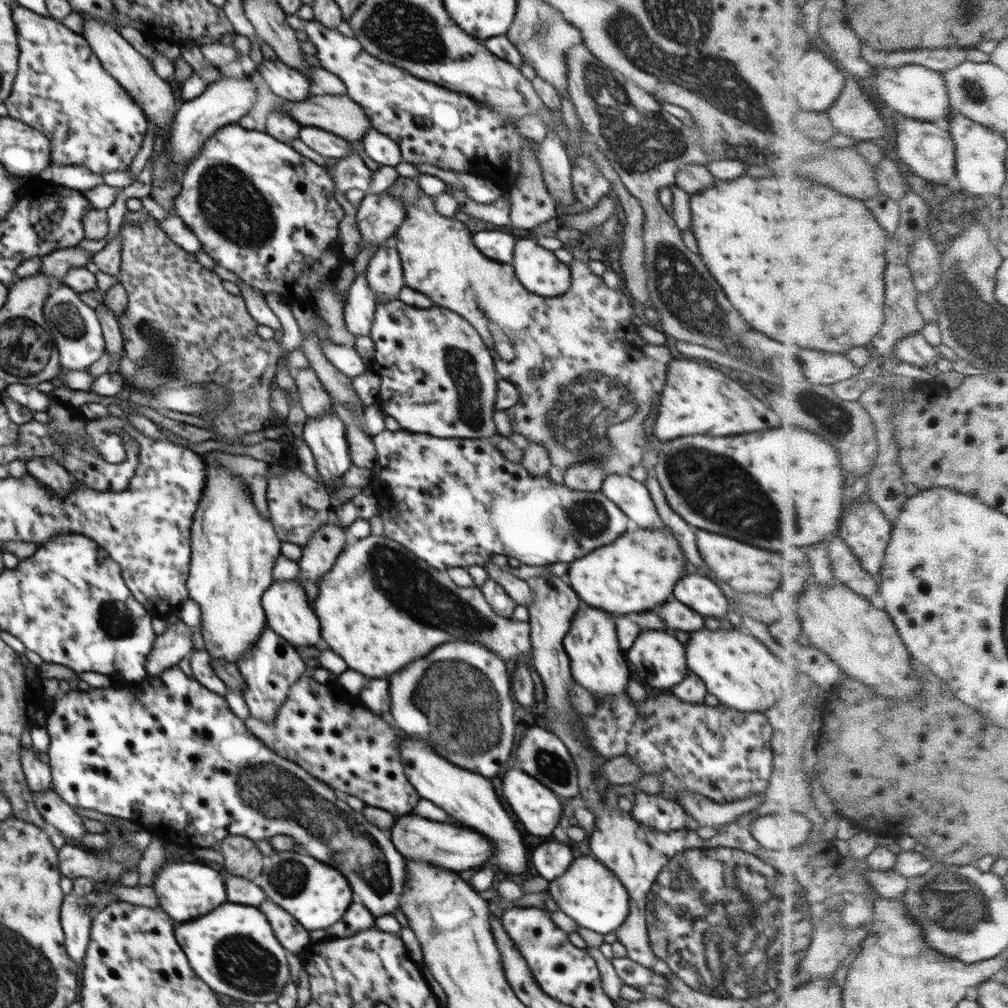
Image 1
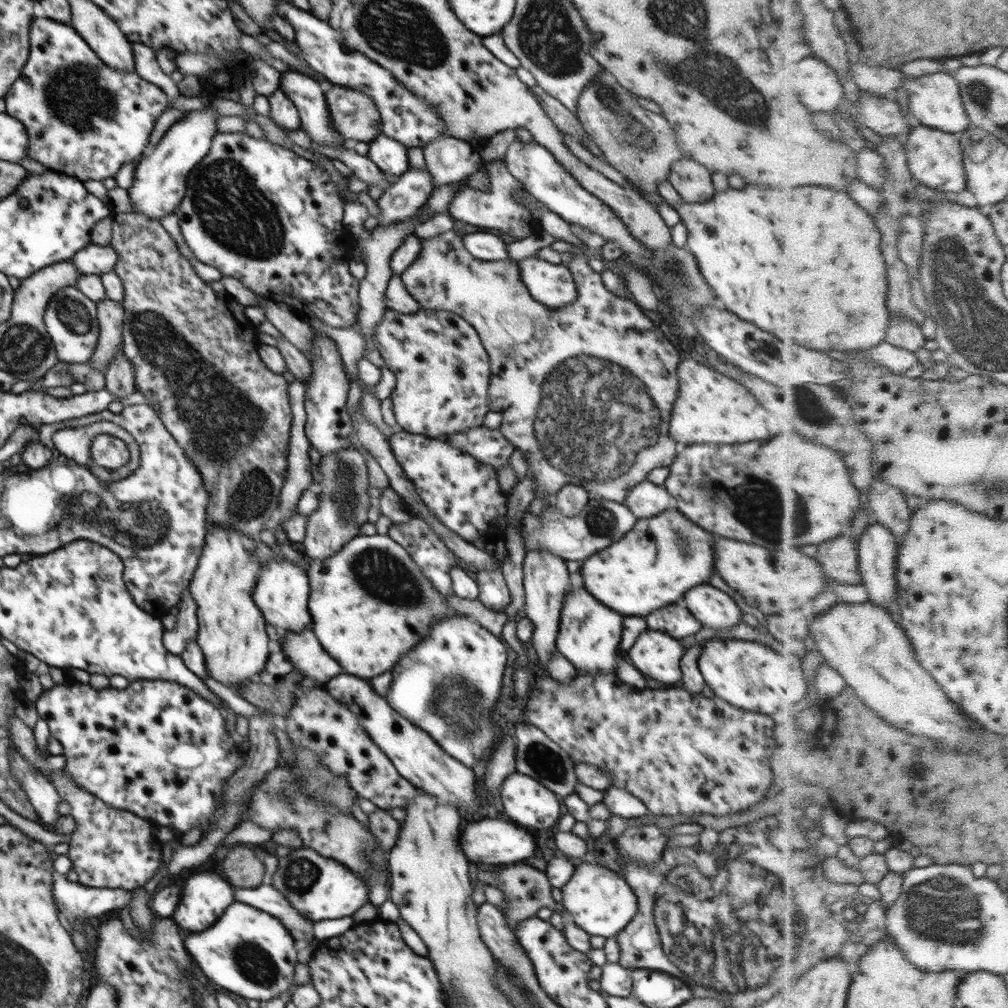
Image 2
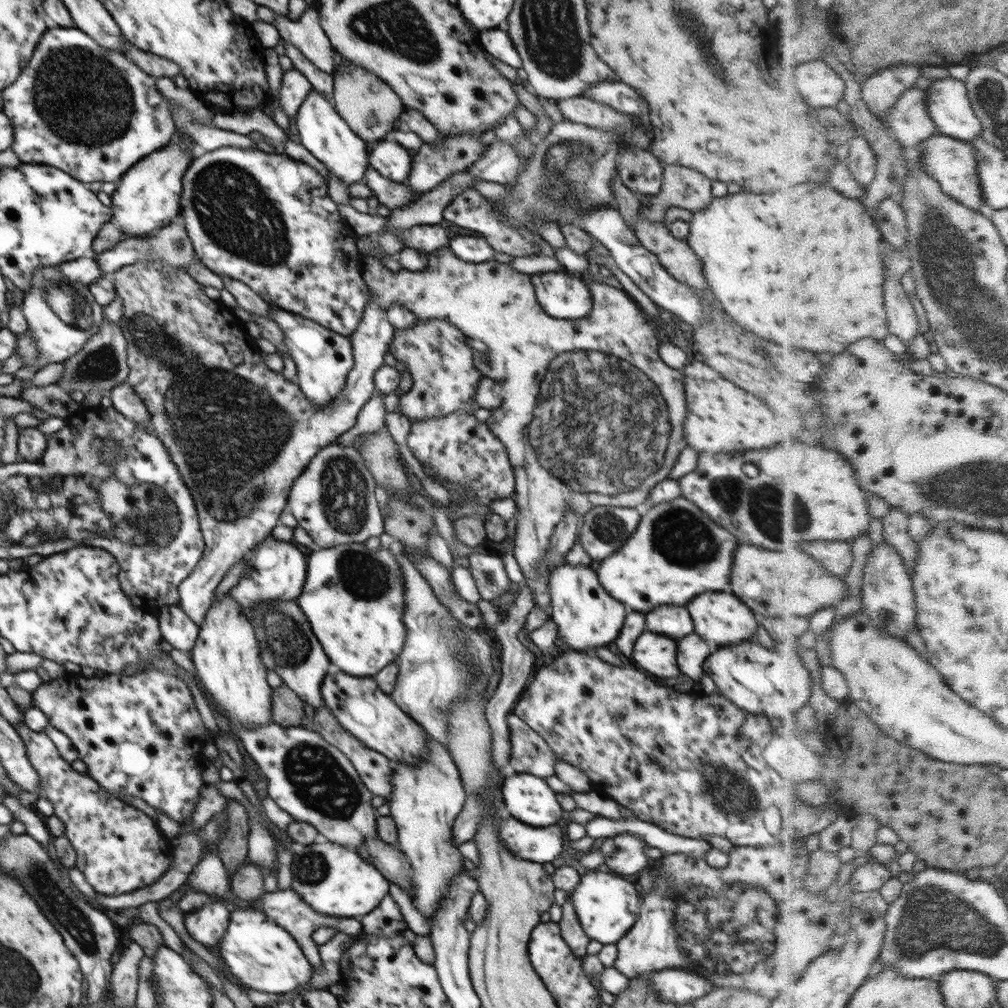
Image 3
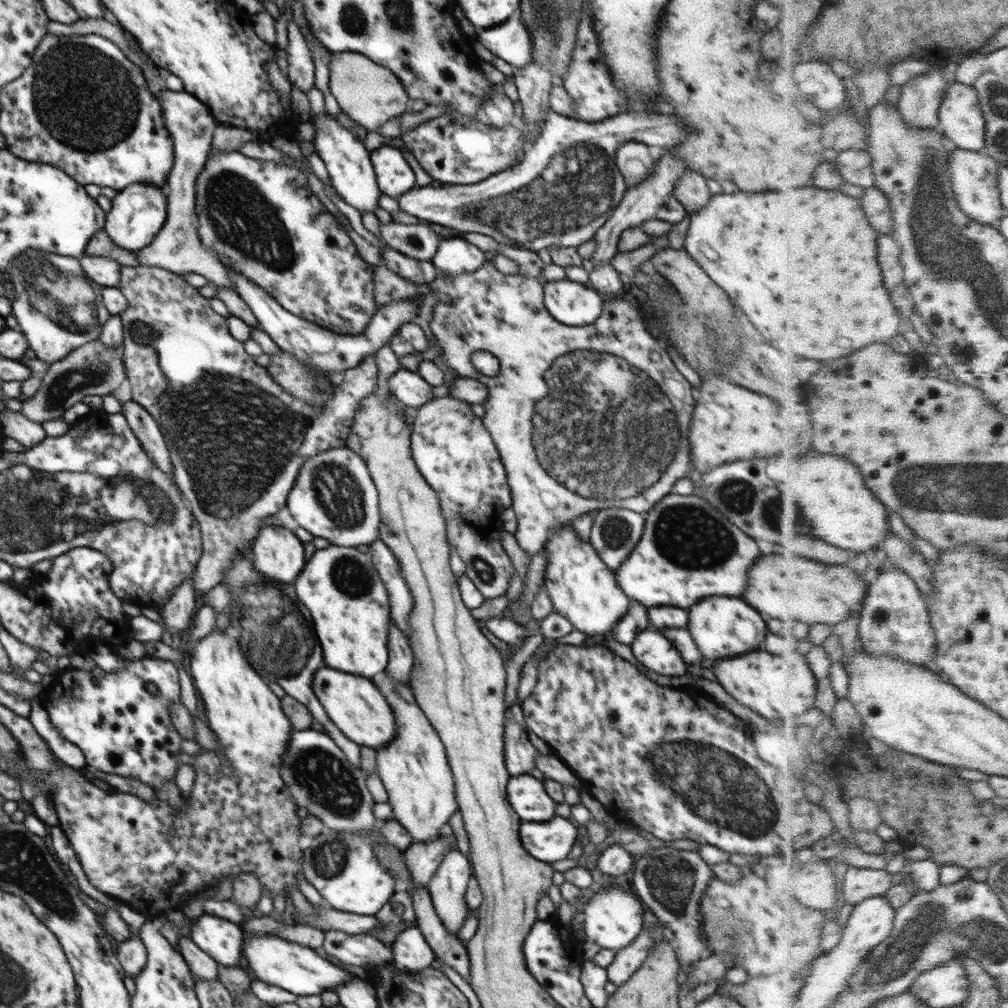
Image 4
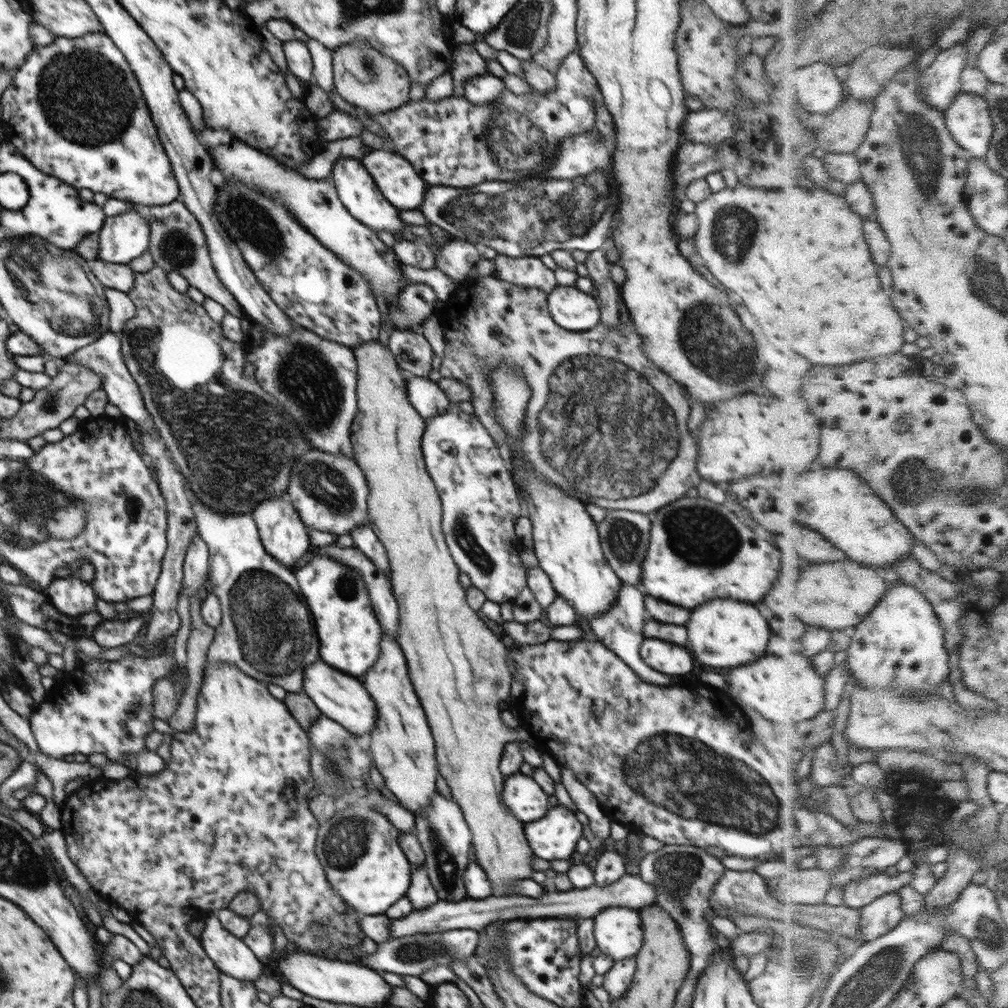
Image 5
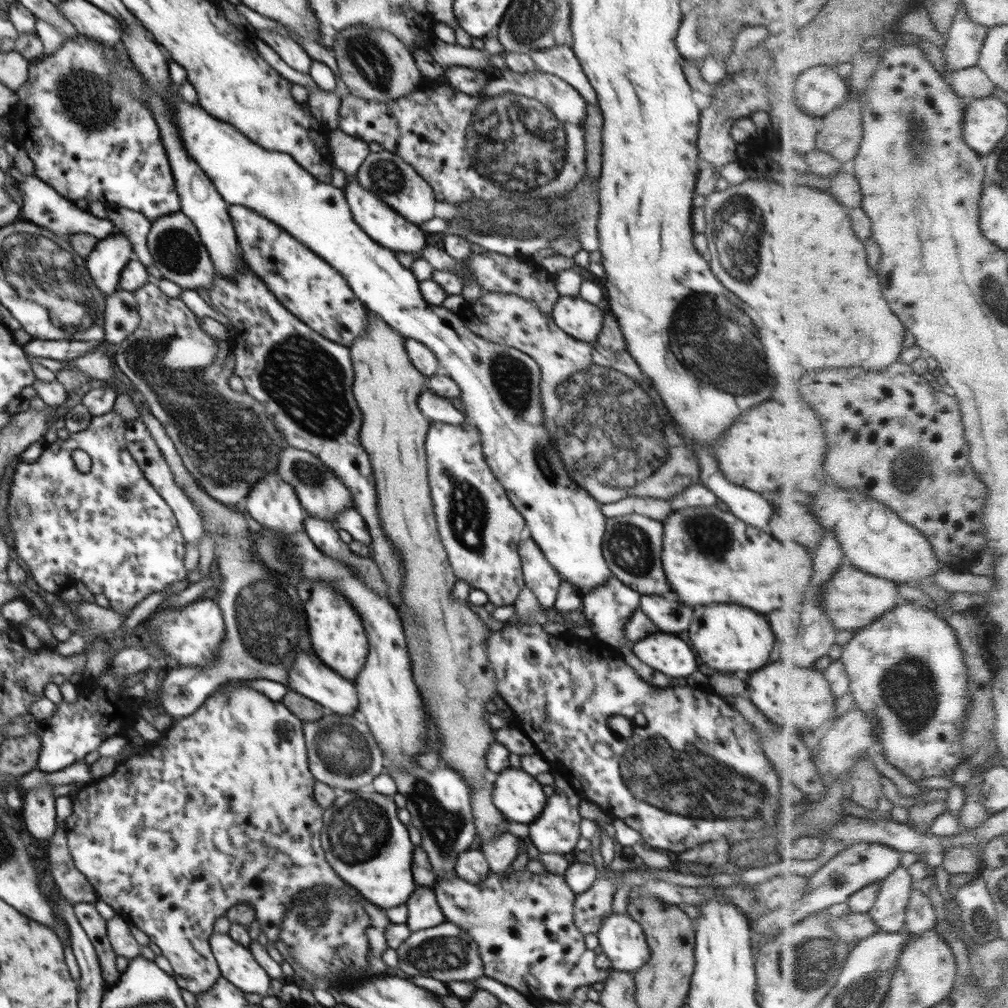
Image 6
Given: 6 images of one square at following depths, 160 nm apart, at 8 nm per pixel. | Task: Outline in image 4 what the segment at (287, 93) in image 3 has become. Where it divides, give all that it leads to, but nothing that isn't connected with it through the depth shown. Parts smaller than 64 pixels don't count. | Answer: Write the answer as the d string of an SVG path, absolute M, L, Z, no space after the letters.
M294 19L288 22L287 30L288 46L284 51L287 54L289 71L286 77L292 86L308 95L314 91L315 86L314 57Z

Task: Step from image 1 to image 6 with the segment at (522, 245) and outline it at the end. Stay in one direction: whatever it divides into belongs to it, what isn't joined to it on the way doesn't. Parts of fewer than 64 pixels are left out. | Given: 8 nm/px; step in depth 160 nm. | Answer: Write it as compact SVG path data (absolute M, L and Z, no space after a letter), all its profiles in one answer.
M560 295L551 316L558 328L582 342L597 340L602 330L603 310L579 296Z

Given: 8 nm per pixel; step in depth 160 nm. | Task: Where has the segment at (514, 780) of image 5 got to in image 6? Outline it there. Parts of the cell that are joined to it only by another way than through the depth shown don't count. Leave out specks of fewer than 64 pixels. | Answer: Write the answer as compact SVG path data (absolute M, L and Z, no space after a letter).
M508 767L498 773L493 784L492 802L508 820L528 825L540 816L547 798L530 773Z

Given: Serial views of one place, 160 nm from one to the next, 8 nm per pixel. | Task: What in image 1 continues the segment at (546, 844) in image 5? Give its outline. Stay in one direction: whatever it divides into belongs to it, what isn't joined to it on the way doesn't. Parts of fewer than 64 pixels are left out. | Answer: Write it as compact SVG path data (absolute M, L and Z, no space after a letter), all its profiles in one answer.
M413 813L396 816L394 826L388 834L400 855L457 873L483 866L495 856L491 840L481 832L454 822L432 821Z

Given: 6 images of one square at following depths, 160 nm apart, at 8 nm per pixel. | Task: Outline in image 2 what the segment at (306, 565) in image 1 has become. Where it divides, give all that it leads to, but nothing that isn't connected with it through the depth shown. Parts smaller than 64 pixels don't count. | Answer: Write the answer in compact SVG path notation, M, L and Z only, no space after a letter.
M354 447L324 455L317 464L322 479L318 481L321 492L317 494L319 506L306 517L305 539L302 541L307 561L322 562L360 535L360 527L369 522L368 469L362 453Z

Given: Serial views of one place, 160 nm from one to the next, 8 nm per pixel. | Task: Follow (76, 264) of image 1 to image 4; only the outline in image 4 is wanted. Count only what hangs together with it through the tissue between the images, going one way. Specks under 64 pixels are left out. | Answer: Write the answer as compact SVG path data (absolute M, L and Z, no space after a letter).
M165 87L165 90L159 94L158 100L163 110L164 123L173 140L174 162L172 171L168 174L168 181L166 181L168 216L154 241L142 251L132 254L139 256L142 265L162 267L177 275L196 272L216 287L235 291L235 284L228 276L226 267L217 256L214 256L201 244L197 227L193 225L196 177L202 173L209 158L212 136L218 125L217 121L199 98L185 90L170 91Z

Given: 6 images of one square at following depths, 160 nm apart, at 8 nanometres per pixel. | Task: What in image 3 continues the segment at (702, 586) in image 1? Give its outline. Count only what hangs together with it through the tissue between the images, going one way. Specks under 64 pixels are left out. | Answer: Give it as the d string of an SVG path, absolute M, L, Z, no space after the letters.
M706 592L696 596L686 608L694 620L694 632L700 634L706 642L714 642L716 646L740 644L744 640L753 640L759 624L754 620L753 610L738 597L726 592Z

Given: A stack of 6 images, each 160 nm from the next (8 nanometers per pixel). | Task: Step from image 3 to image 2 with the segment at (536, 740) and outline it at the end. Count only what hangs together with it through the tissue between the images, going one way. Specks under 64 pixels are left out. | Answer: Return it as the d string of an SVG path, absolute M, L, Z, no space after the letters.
M518 724L516 730L516 770L520 774L532 776L534 780L540 780L542 786L550 788L552 792L556 792L560 797L570 795L574 792L578 779L575 775L574 767L577 761L574 760L563 748L560 748L551 738L548 738L542 730L534 728L532 724Z

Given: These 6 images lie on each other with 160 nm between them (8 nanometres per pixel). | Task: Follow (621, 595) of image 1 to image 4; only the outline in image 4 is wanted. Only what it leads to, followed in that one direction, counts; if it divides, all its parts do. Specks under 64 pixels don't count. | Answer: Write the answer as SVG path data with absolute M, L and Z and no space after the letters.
M670 493L654 505L645 515L642 538L634 552L614 570L618 586L630 600L650 606L678 606L690 608L706 596L740 596L745 594L748 570L760 556L758 544L746 536L727 516L696 494L682 496Z

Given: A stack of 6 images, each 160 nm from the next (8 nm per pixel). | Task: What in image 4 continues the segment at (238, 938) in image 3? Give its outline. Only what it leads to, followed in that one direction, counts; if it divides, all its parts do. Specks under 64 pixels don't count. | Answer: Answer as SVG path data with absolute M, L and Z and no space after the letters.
M243 933L243 960L243 967L254 976L254 980L274 984L297 996L314 996L324 990L336 991L341 984L356 977L322 958L314 949L269 934Z

